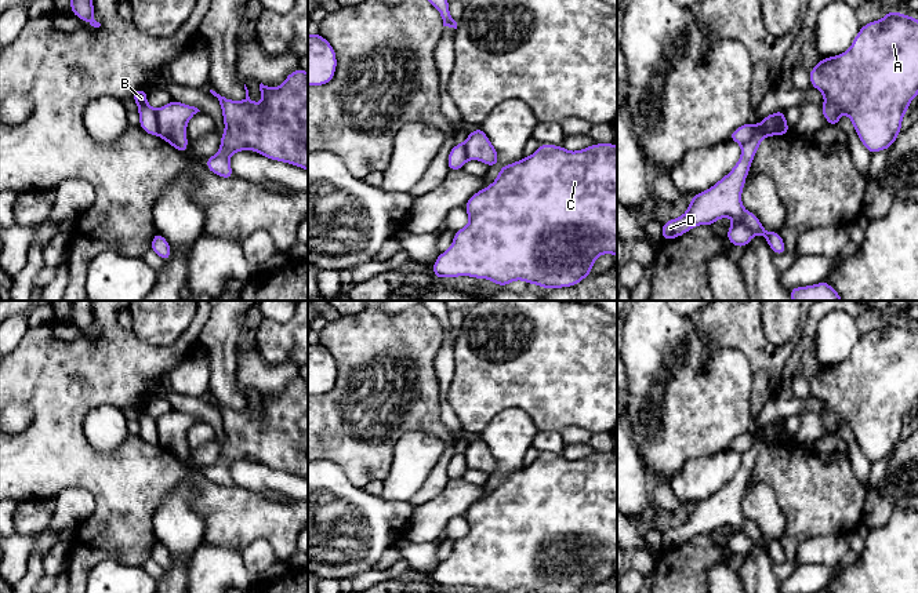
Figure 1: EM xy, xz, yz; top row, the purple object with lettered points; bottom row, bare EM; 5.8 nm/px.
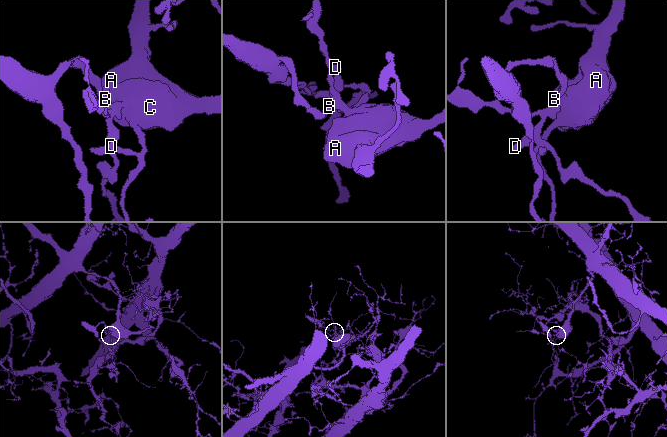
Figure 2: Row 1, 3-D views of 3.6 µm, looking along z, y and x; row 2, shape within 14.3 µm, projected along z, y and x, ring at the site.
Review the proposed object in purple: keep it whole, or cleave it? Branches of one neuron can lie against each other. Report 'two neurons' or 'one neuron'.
two neurons

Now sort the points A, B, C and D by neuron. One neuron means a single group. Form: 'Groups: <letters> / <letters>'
Groups: A C / B D

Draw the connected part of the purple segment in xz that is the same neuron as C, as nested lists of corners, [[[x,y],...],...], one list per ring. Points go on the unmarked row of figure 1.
[[[541,452],[531,465],[502,476],[496,490],[473,502],[464,517],[469,532],[456,539],[450,557],[438,564],[432,575],[438,589],[469,585],[491,589],[496,593],[509,593],[515,589],[525,589],[527,593],[578,593],[584,586],[591,585],[591,576],[600,563],[614,563],[617,567],[617,454],[594,452],[585,458],[569,461],[562,454]]]

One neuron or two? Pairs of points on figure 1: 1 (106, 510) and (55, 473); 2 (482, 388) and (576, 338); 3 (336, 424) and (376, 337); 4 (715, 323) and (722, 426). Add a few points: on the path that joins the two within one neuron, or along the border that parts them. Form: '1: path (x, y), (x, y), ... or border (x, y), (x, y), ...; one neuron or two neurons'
1: path (104, 494), (83, 473), (72, 473); one neuron
2: path (505, 366), (526, 355), (552, 355); one neuron
3: path (331, 401), (343, 390), (348, 366), (355, 359); one neuron
4: border (693, 327), (707, 356), (737, 349), (747, 362); two neurons

